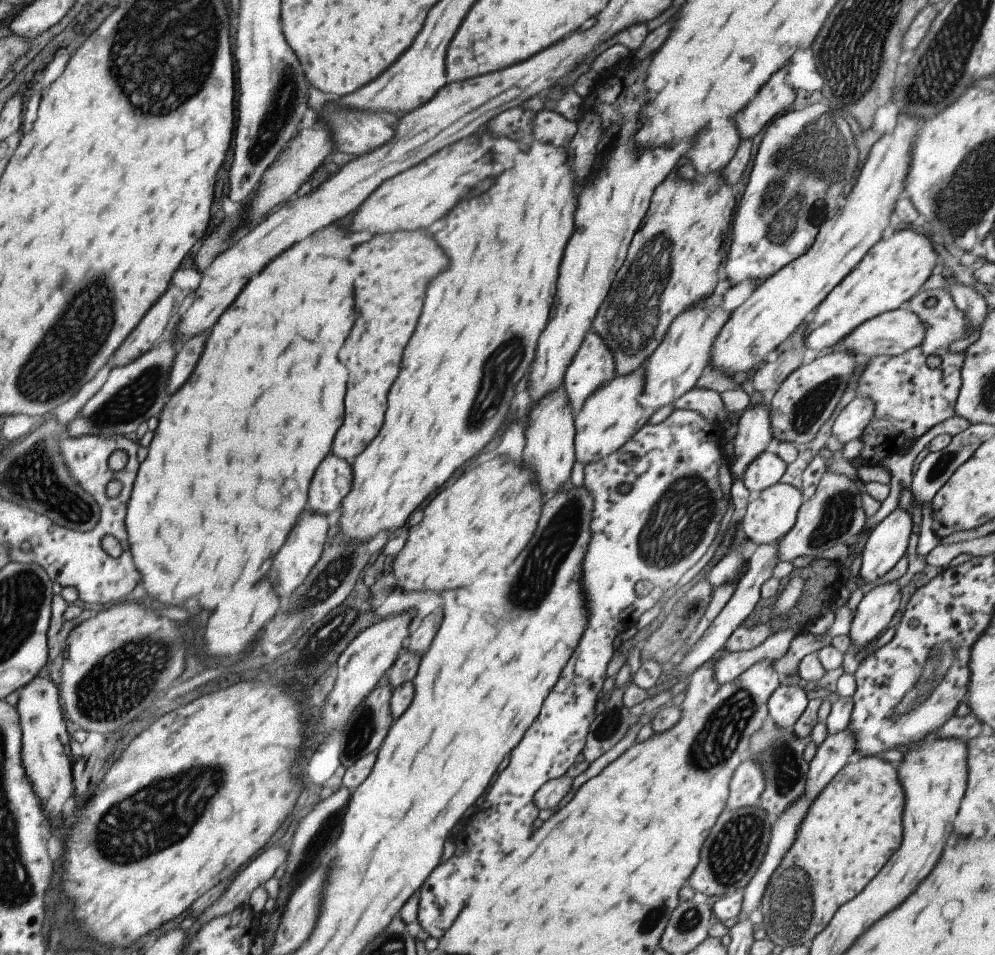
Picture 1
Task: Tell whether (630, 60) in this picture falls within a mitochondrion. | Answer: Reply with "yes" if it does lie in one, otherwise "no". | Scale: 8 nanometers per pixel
no

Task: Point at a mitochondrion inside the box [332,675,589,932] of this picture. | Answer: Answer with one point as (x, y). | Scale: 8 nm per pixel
(364, 727)

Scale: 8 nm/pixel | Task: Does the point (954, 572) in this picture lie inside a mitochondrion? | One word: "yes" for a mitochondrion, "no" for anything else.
no

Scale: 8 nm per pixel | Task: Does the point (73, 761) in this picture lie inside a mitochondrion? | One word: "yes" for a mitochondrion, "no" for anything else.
no

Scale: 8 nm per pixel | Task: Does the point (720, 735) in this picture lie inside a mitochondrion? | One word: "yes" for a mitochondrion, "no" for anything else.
yes

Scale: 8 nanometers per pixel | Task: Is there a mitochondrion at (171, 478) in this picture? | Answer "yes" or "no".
no

